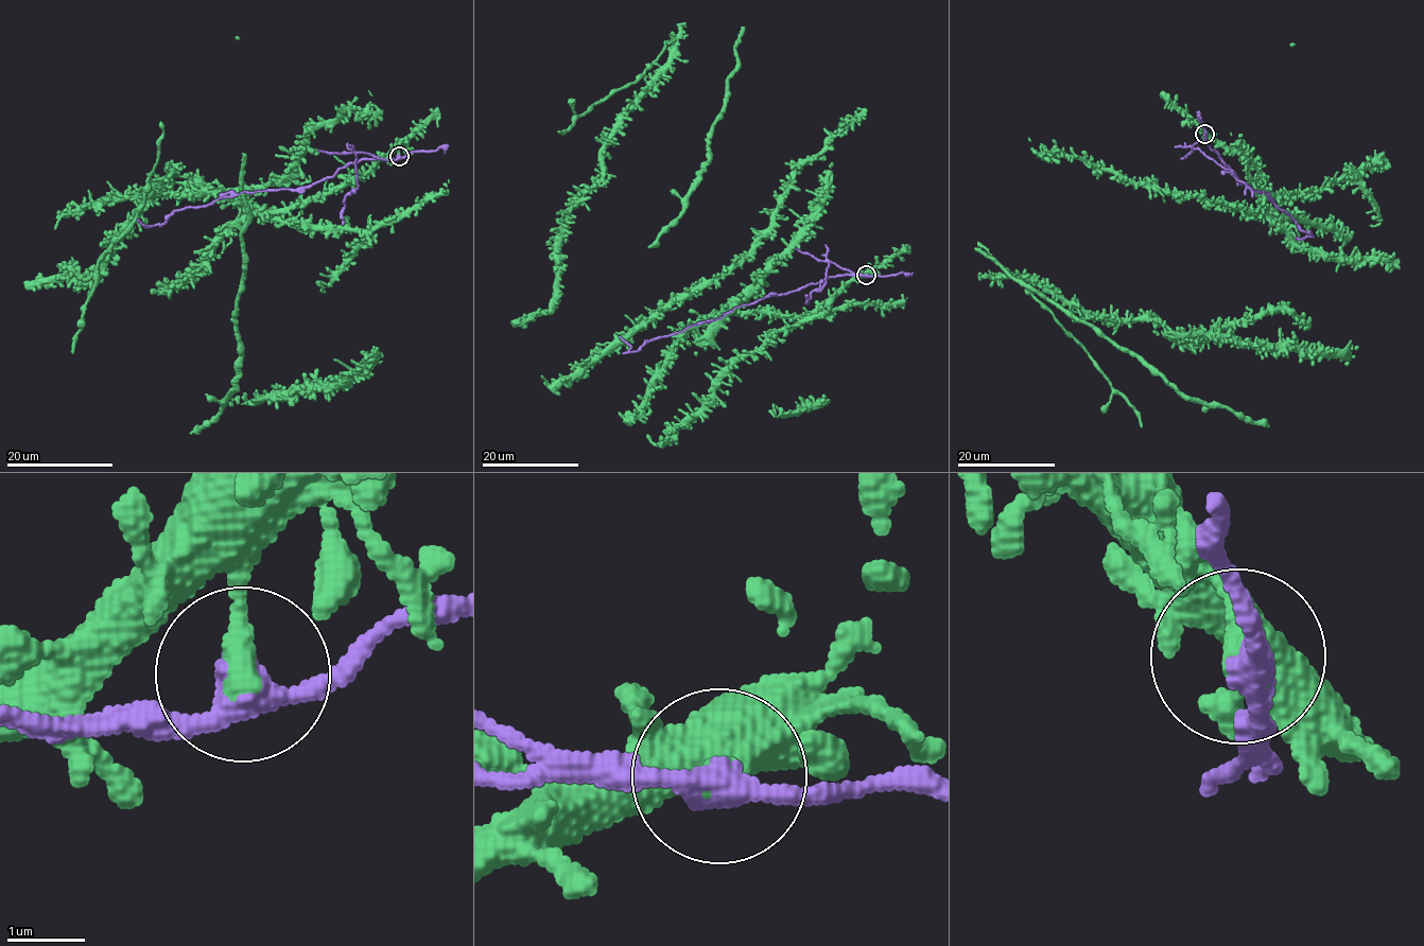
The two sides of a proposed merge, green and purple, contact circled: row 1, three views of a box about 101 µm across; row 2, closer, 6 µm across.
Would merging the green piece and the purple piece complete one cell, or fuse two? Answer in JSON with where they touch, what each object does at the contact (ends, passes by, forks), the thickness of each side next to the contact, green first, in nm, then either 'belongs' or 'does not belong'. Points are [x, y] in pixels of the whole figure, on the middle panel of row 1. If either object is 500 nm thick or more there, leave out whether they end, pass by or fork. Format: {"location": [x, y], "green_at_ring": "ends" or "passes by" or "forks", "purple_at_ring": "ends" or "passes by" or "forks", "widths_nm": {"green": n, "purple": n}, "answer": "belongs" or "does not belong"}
{"location": [866, 275], "green_at_ring": "ends", "purple_at_ring": "passes by", "widths_nm": {"green": 340, "purple": 360}, "answer": "does not belong"}

